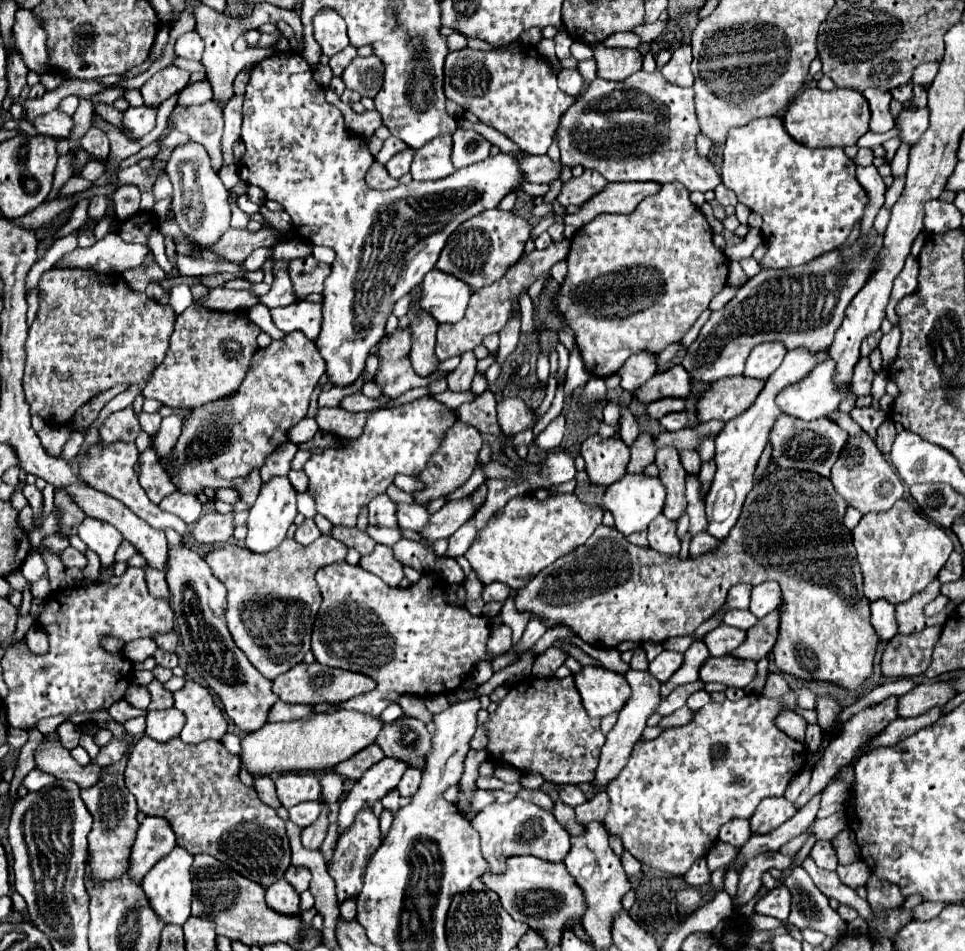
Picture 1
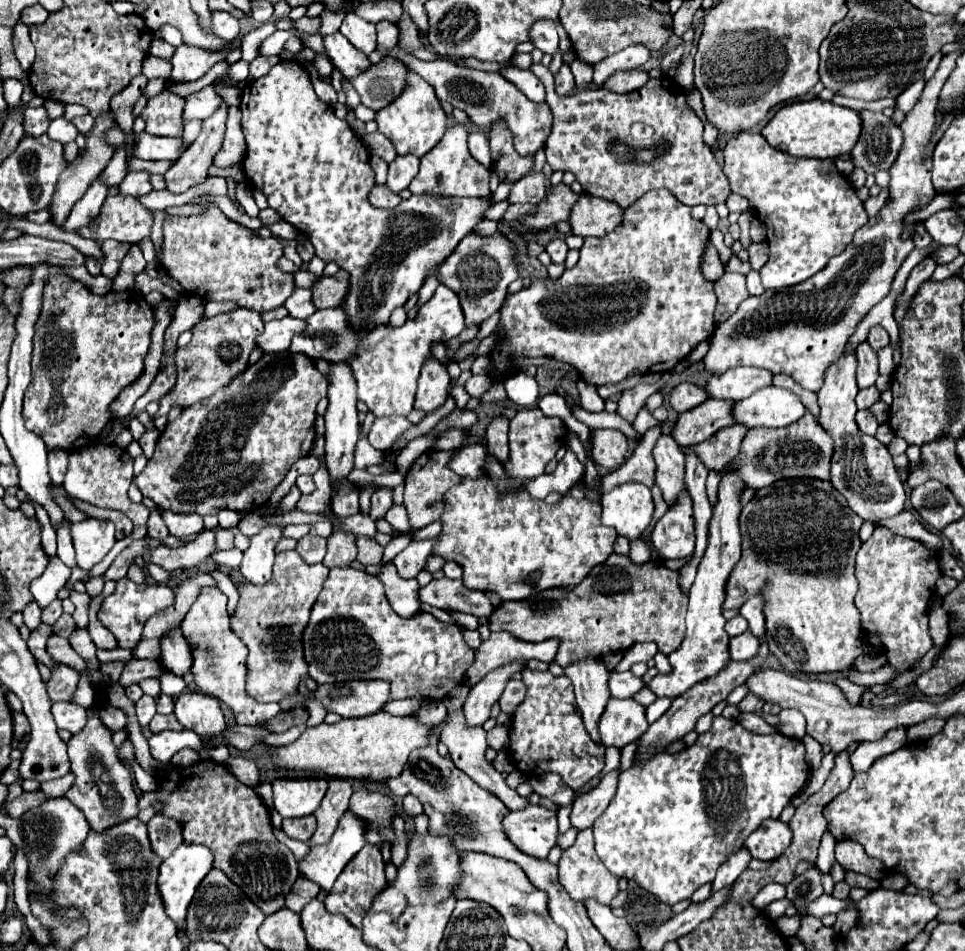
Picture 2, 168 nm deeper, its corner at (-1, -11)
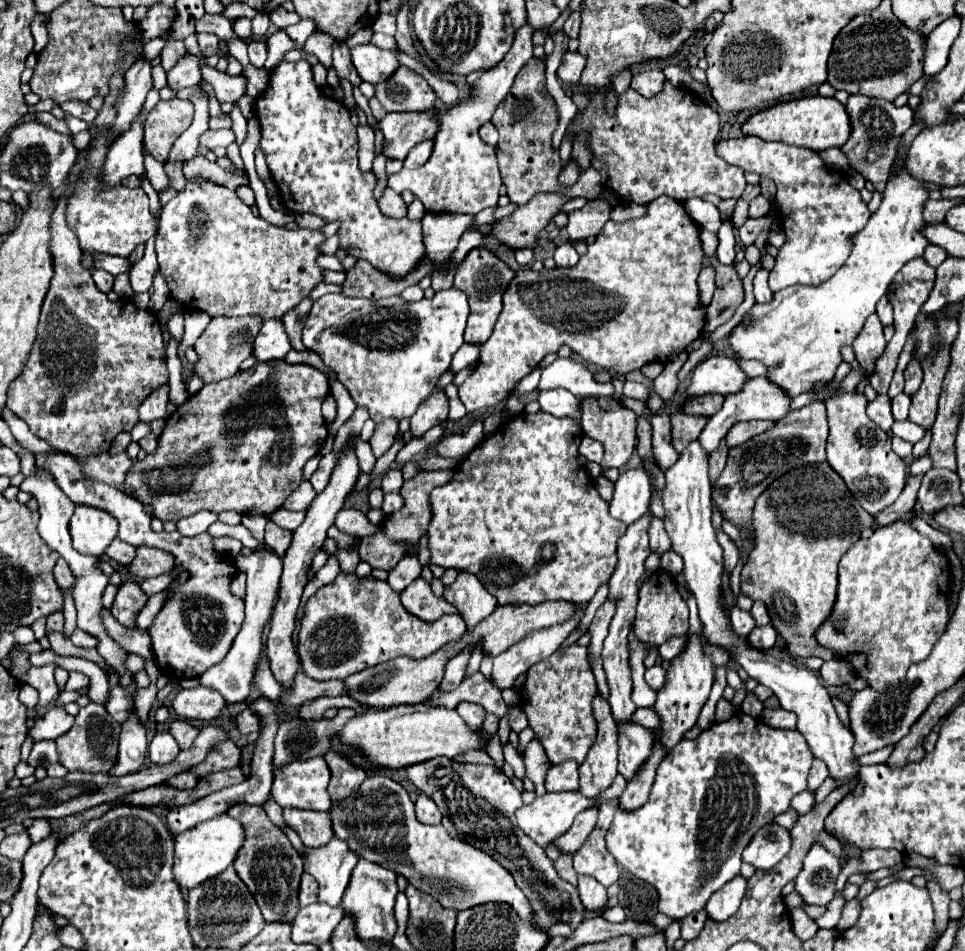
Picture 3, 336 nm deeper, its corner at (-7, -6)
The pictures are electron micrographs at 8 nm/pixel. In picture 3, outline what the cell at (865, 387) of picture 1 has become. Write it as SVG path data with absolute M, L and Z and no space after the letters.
M872 314L864 328L860 330L860 334L854 338L852 348L856 352L856 360L860 364L870 364L870 360L874 360L874 356L880 356L886 348L886 340L882 334L882 322L876 314Z

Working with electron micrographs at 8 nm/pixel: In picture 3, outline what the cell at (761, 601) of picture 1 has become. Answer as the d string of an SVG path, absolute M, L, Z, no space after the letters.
M754 602L754 606L752 606L750 614L752 614L752 618L756 620L756 624L758 624L758 626L764 626L764 624L768 624L768 622L770 622L770 616L768 616L768 610L766 610L764 602Z

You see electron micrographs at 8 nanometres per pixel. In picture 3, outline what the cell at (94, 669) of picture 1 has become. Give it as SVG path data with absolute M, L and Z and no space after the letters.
M136 582L122 584L116 594L114 606L112 606L112 616L120 624L134 628L134 618L140 612L140 608L146 604L146 600L148 600L148 596L140 590L140 584L136 584Z

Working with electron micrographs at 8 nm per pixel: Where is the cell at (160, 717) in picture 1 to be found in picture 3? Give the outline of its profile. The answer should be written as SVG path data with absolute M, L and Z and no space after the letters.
M160 732L152 738L148 756L152 764L168 764L178 756L178 744L170 732Z

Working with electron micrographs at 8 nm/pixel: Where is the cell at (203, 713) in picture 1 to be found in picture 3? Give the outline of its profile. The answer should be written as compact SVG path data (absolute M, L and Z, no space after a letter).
M206 686L180 690L172 700L172 708L176 710L178 716L184 716L188 720L202 720L202 722L214 720L224 706L226 702L222 694Z

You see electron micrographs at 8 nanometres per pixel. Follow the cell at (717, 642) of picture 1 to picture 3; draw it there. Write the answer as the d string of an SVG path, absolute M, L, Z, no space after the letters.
M766 624L766 626L756 626L750 634L748 634L748 640L754 648L758 650L770 650L776 646L776 638L778 638L778 632L774 630L772 624Z

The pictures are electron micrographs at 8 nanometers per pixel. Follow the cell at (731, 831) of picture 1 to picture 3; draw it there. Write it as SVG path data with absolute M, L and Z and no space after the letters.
M736 876L734 880L730 880L730 884L726 884L726 888L722 888L722 892L714 892L714 896L706 902L706 916L714 922L728 920L736 914L744 892L746 880L742 876Z

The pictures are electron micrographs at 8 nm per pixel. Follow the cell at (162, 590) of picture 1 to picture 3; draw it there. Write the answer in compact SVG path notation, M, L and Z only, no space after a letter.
M116 538L114 542L110 542L110 546L106 548L104 554L108 556L108 560L112 560L112 562L123 566L123 570L120 573L121 577L136 577L126 570L126 564L130 564L130 560L134 558L134 552L136 552L134 546L130 546L130 544L126 544L126 542L120 542L120 540Z

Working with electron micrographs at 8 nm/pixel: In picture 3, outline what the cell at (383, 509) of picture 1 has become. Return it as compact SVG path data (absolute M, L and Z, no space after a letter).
M390 468L382 476L382 490L384 492L400 492L402 484L404 484L404 478L402 478L402 470L400 468Z

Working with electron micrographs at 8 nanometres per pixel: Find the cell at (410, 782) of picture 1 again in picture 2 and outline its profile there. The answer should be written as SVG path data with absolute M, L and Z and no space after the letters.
M404 795L404 797L402 797L402 807L404 807L404 811L406 811L408 815L412 815L412 817L424 811L422 805L420 805L420 801L418 801L414 795Z

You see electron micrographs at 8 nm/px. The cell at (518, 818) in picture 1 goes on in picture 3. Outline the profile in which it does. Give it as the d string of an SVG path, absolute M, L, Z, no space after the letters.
M562 792L562 794L544 794L538 796L532 804L522 806L516 812L520 830L530 836L538 846L550 846L562 832L566 832L574 818L590 806L580 792Z

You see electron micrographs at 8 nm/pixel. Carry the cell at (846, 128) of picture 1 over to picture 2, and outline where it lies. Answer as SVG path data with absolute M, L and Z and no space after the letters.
M812 99L800 101L782 107L774 119L762 129L762 135L776 149L790 153L794 157L818 157L818 159L836 159L844 153L850 153L856 147L862 133L862 119L858 111L848 107L838 107L832 101Z

